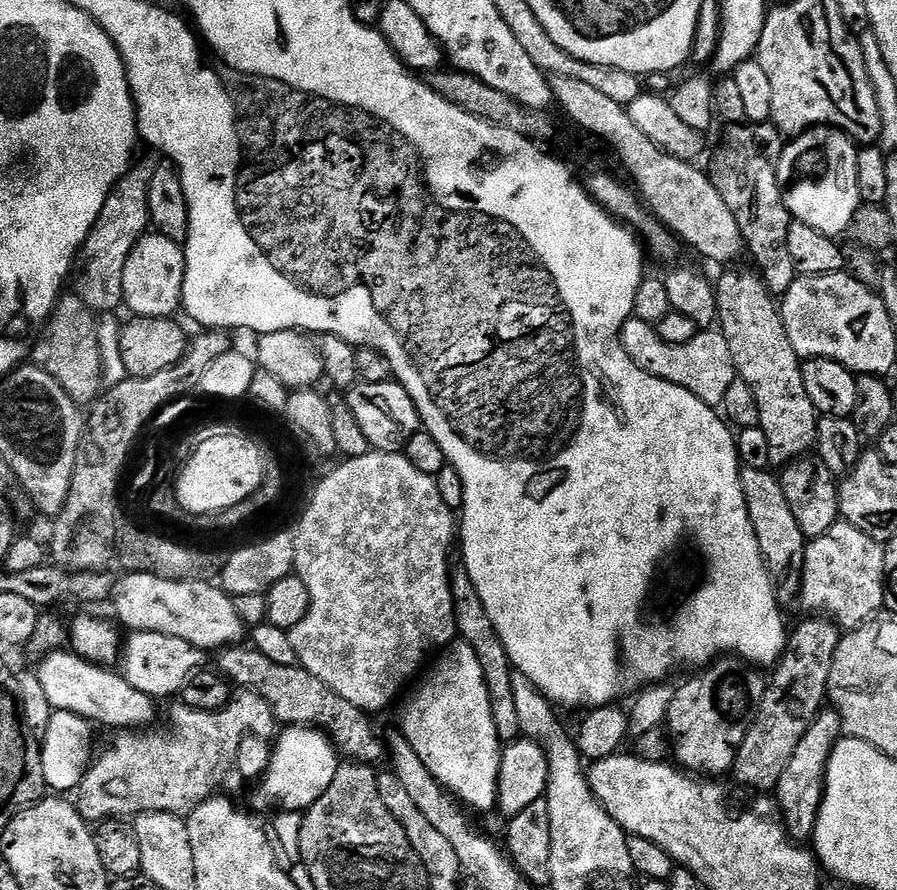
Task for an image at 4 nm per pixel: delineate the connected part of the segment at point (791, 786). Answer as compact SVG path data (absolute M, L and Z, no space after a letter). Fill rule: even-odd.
M825 707L817 714L810 730L806 730L802 742L798 742L798 747L794 749L794 754L790 757L790 763L786 765L782 778L778 778L774 799L780 809L784 828L797 842L808 842L813 839L820 807L824 801L824 783L828 773L830 754L840 739L842 739L840 716L835 708Z

